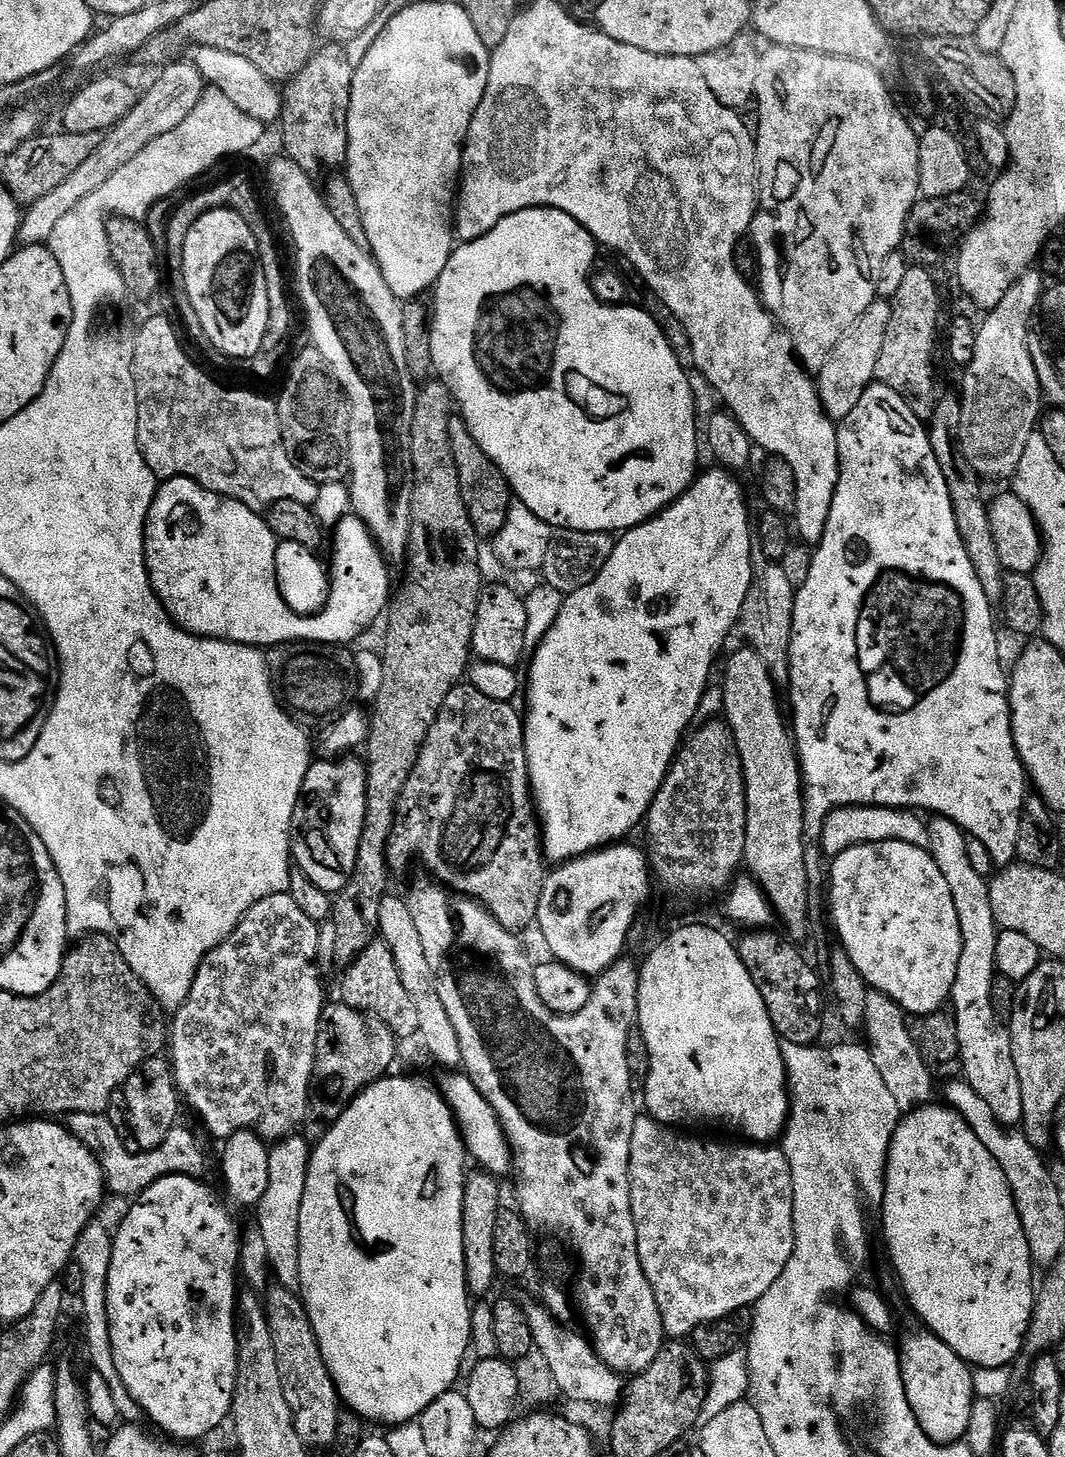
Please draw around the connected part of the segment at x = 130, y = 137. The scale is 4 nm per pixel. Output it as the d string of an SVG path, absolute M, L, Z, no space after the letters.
M190 62L184 64L169 63L159 69L160 77L149 86L137 99L136 104L114 127L103 133L98 150L78 166L59 186L54 186L50 194L38 198L38 202L27 205L20 217L21 245L40 244L47 245L50 234L54 232L54 226L63 216L75 210L90 194L97 192L130 158L134 158L154 142L154 138L162 138L162 134L170 134L186 118L190 118L190 110L198 106L206 87L202 74Z

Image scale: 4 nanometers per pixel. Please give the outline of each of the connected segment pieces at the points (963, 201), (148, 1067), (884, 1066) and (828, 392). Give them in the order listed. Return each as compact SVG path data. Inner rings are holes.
M972 190L955 192L942 198L929 200L921 198L910 210L904 227L904 239L902 251L904 259L909 265L921 264L924 268L932 268L940 260L940 252L947 248L955 249L963 241L965 235L971 228L980 223L986 211L985 205Z
M163 1055L142 1062L129 1080L124 1084L122 1097L128 1107L128 1124L132 1127L132 1136L136 1139L135 1147L140 1150L157 1148L166 1142L166 1134L177 1127L182 1109L182 1097L176 1087L176 1078L172 1065Z
M876 992L869 993L863 1031L874 1066L889 1088L889 1093L893 1095L900 1112L907 1114L929 1103L933 1099L934 1074L925 1066L921 1051L912 1038L904 1009L898 1007L889 996Z
M876 299L842 334L842 342L831 354L828 355L828 361L821 366L818 373L818 391L820 393L820 407L833 422L839 422L858 406L858 398L877 379L878 373L876 367L882 354L883 334L886 331L886 325L890 321L891 306L889 301Z

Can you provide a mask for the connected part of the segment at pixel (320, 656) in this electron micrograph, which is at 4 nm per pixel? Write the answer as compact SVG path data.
M307 642L274 644L267 649L266 659L268 679L272 682L276 703L289 716L305 725L315 720L333 721L349 707L347 704L352 699L357 699L358 670L351 647Z

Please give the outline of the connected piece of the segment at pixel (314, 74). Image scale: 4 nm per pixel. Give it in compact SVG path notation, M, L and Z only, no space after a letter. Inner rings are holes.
M324 46L313 52L306 66L302 66L302 70L287 81L283 89L279 119L279 123L284 124L283 155L295 162L304 172L315 174L323 168L340 170L348 163L348 107L353 71L344 58L343 47Z

